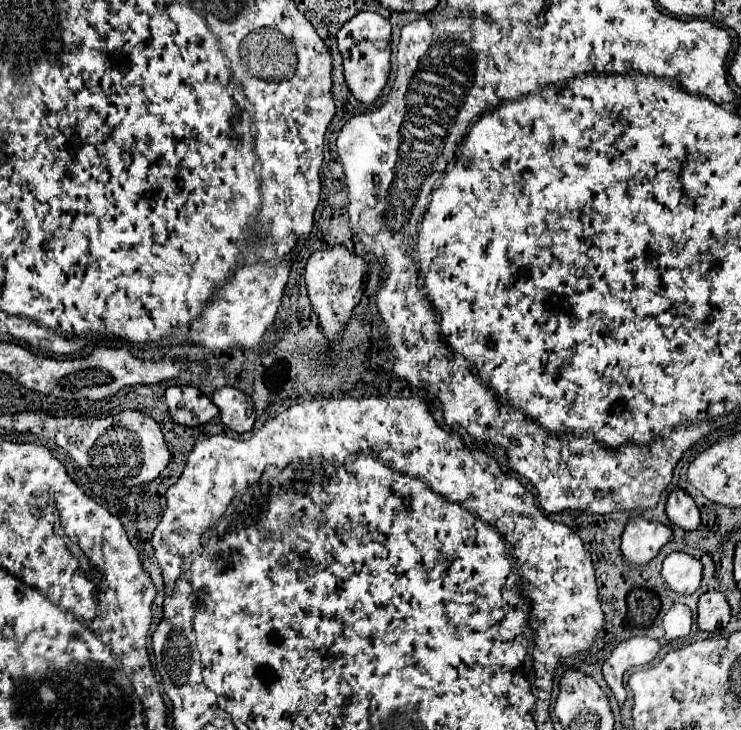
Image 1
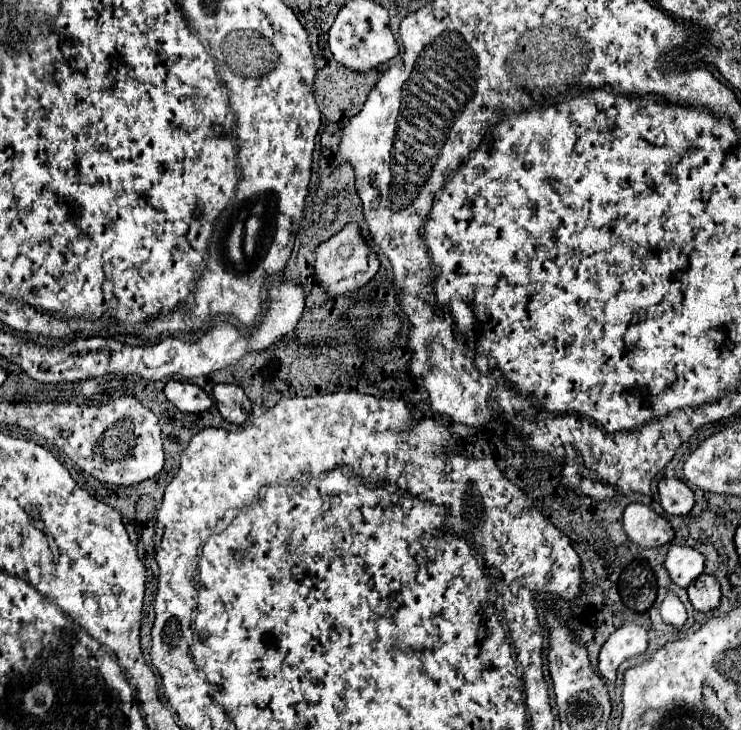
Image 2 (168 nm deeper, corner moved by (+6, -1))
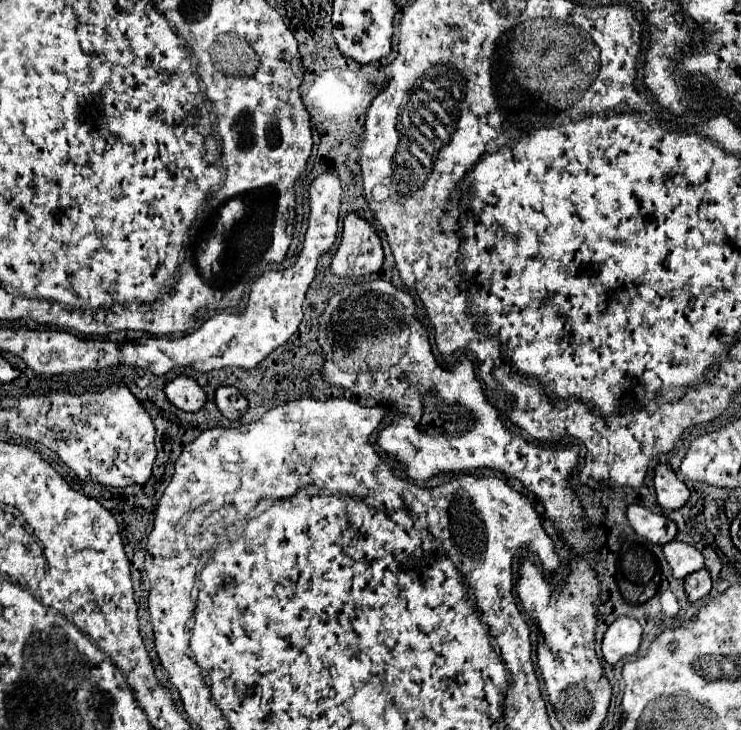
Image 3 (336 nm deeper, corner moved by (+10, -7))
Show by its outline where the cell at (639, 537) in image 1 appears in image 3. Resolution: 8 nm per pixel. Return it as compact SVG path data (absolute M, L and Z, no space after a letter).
M642 505L628 507L628 521L638 535L644 535L652 543L666 545L676 537L676 523L662 513L654 513Z

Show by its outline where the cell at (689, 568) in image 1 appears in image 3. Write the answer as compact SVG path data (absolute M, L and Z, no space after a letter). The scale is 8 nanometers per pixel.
M670 541L664 545L664 555L668 559L668 565L672 567L672 573L676 579L684 579L686 575L704 569L704 557L702 553L682 541Z

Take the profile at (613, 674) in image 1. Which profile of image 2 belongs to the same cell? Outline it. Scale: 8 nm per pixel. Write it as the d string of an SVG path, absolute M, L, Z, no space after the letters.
M626 623L616 629L600 651L598 671L608 681L616 681L616 669L630 657L638 657L648 649L648 635L642 627L634 623Z

